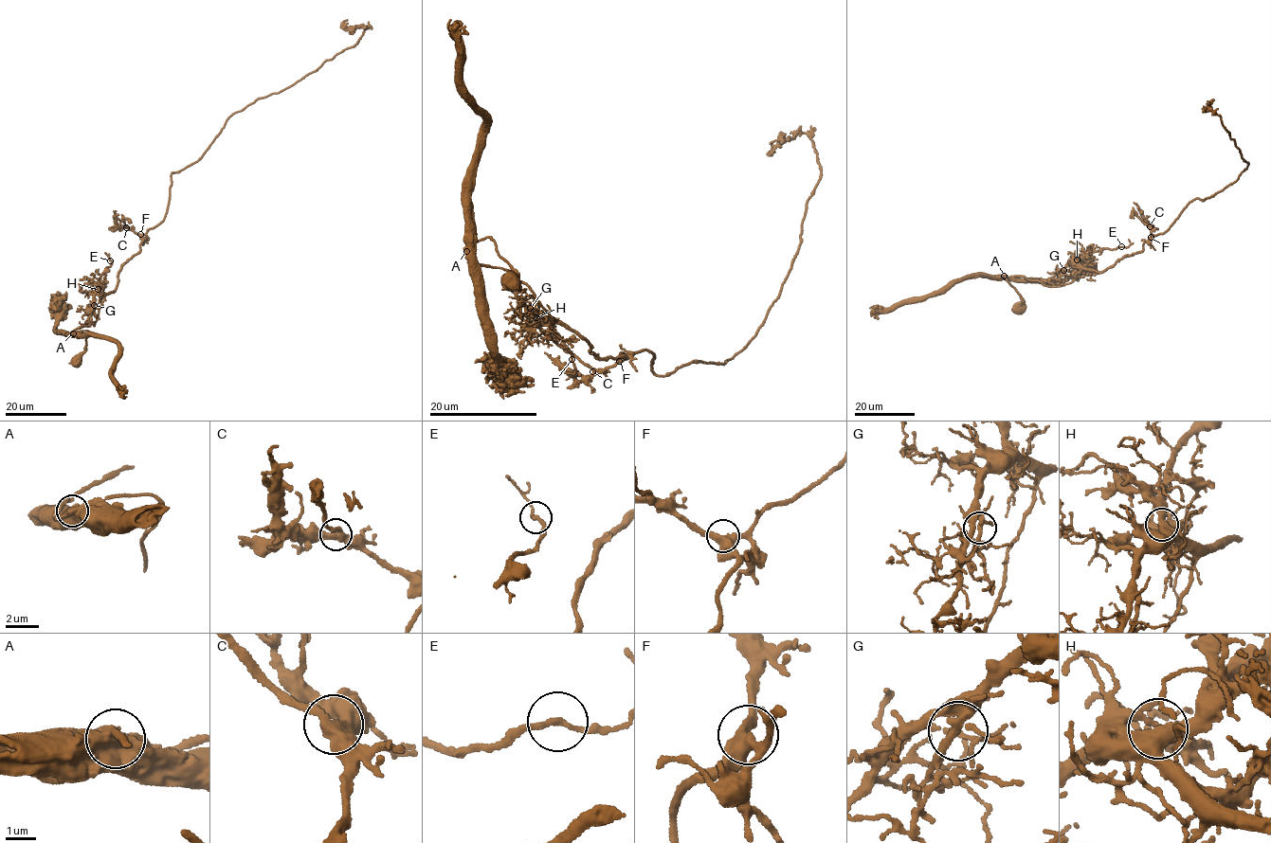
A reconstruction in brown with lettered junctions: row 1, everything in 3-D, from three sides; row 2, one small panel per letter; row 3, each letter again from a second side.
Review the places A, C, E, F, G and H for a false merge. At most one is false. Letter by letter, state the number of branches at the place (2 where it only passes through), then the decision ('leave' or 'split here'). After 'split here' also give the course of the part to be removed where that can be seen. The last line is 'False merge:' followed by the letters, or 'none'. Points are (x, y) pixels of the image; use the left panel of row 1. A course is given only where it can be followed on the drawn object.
A: 1 | split here | (73, 333), (94, 326), (162, 222), (172, 172), (232, 115), (355, 44), (367, 27), (347, 20)
C: 3 | leave
E: 2 | leave
F: 3 | leave
G: 3 | leave
H: 2 | leave
False merge: A

